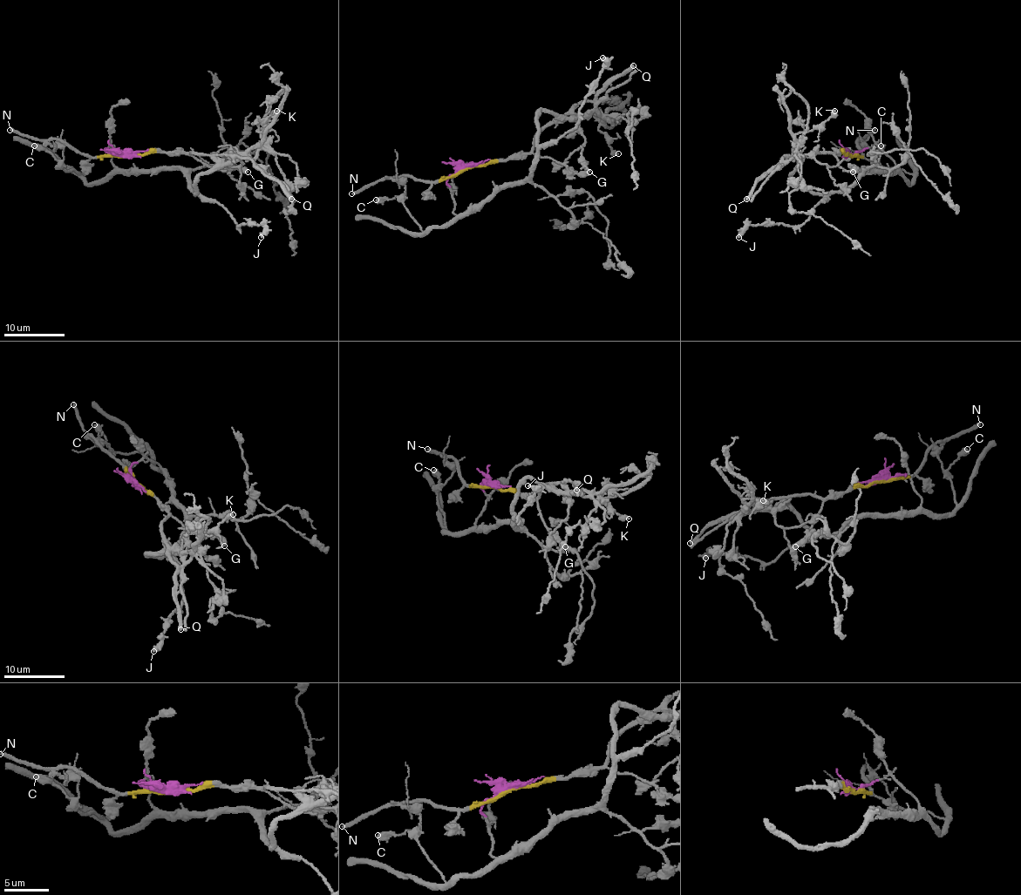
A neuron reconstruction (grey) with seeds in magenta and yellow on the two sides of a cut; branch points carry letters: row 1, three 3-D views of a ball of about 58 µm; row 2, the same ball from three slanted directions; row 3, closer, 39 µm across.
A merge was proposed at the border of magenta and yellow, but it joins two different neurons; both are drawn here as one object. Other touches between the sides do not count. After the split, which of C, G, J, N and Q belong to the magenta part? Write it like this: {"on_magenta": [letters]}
{"on_magenta": ["C", "J"]}

